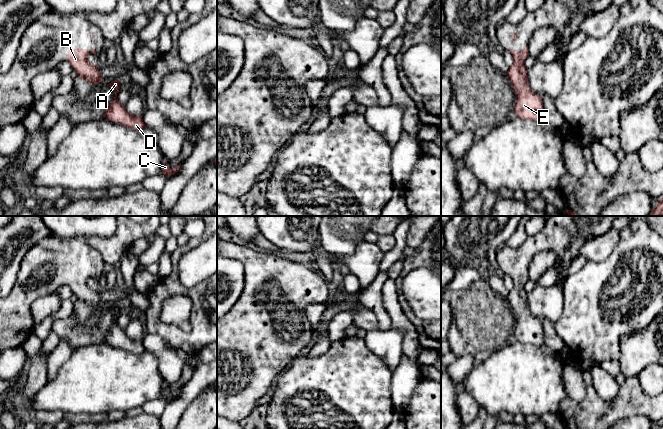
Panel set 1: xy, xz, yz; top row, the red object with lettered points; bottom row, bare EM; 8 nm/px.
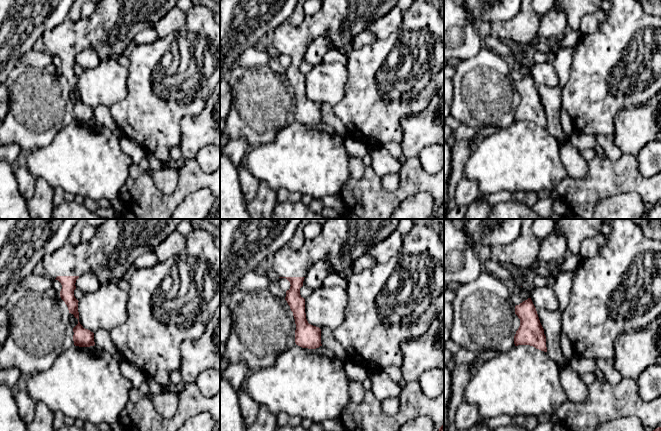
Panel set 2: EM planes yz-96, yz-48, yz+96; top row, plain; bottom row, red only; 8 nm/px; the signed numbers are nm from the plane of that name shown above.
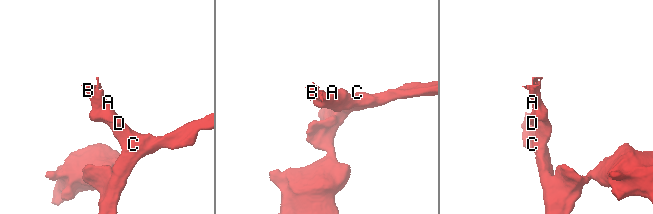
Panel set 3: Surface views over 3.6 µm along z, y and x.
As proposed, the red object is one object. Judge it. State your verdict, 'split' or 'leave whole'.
leave whole

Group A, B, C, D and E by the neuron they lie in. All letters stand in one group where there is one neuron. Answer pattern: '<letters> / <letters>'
A B C D E

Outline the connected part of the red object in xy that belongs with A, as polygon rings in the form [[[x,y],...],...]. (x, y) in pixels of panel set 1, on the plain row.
[[[112,305],[108,308],[108,310],[113,313],[115,321],[104,335],[104,340],[106,341],[106,344],[117,346],[134,354],[144,353],[146,349],[143,346],[142,339],[134,340],[129,338],[126,335],[125,330],[119,326],[117,322],[117,317],[120,313],[119,305]]]

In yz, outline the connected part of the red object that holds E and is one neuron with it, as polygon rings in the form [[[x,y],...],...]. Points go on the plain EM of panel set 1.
[[[528,270],[521,276],[513,273],[509,275],[513,280],[513,287],[507,296],[516,319],[514,331],[515,340],[524,344],[541,346],[544,344],[542,320],[534,317],[527,302],[528,293],[524,286],[529,280]]]

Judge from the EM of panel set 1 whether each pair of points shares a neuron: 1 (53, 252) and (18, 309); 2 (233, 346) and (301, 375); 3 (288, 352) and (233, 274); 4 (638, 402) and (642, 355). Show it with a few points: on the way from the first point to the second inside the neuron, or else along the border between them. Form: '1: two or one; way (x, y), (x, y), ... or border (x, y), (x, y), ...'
1: one; way (46, 266), (23, 295)
2: two; border (302, 352), (276, 378)
3: two; border (243, 263), (244, 287), (239, 298), (231, 307)
4: two; border (636, 376), (627, 376), (625, 378)

